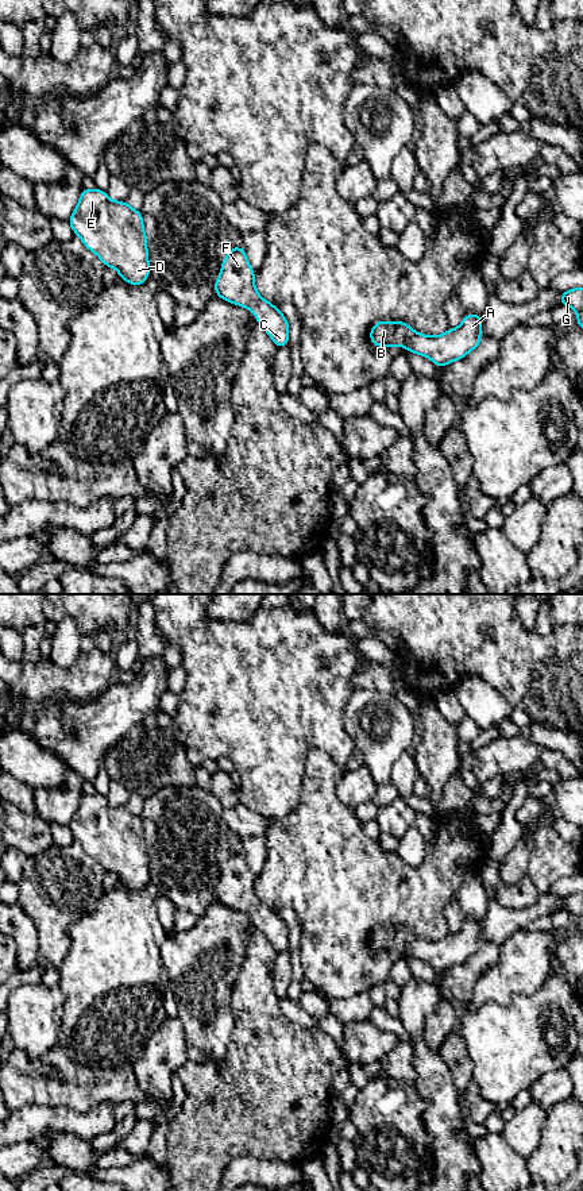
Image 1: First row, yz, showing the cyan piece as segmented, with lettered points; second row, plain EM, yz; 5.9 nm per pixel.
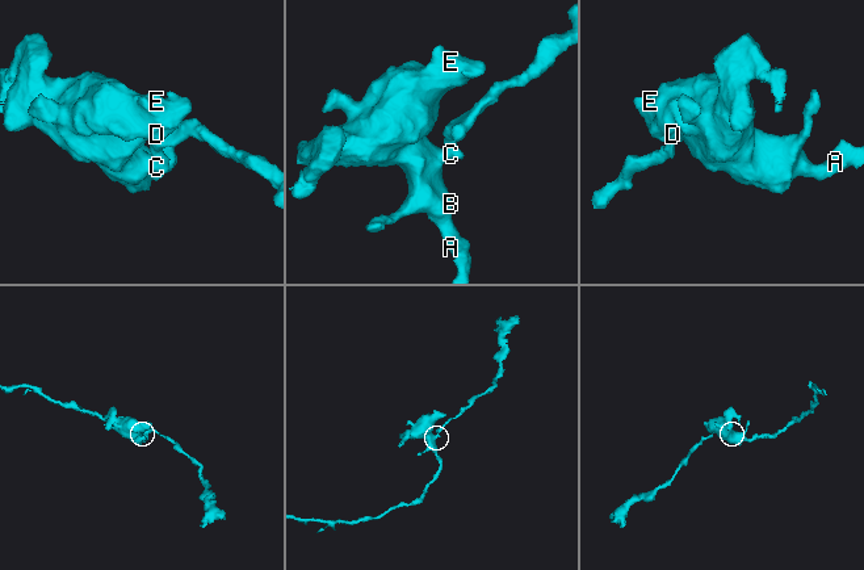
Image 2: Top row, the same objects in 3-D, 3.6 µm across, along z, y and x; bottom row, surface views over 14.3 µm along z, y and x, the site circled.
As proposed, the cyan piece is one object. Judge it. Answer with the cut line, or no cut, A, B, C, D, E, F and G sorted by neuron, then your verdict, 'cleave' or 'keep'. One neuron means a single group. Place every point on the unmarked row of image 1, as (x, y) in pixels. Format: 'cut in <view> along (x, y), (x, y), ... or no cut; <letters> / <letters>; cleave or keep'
no cut; A B C D E F G; keep

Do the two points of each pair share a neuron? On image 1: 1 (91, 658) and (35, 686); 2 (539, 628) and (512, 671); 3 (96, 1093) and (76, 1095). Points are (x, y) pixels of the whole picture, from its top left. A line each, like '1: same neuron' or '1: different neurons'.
1: same neuron
2: different neurons
3: same neuron

